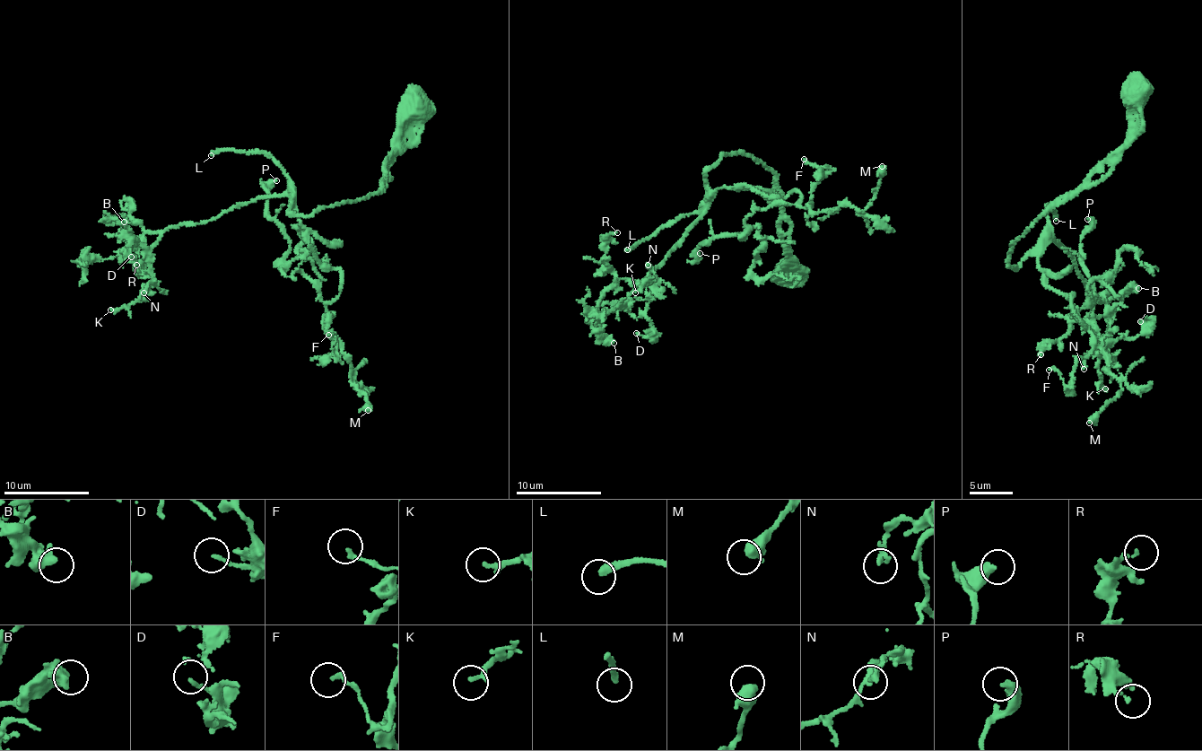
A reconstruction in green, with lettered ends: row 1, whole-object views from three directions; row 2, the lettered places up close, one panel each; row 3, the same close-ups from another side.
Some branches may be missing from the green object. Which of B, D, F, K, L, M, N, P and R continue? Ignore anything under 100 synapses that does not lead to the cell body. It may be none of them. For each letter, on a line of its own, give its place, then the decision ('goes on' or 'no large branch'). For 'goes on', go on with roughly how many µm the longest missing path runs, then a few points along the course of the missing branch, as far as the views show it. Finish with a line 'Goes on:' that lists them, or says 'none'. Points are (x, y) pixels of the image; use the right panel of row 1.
B: at (1138, 288); no large branch
D: at (1140, 321); no large branch
F: at (1049, 370); no large branch
K: at (1105, 388); no large branch
L: at (1056, 221); goes on; about 30 µm are missing; missing branch runs (1056, 221), (1056, 228), (1071, 238), (1069, 275), (1080, 309), (1079, 318), (1074, 322), (1060, 316)
M: at (1089, 423); no large branch
N: at (1084, 369); no large branch
P: at (1087, 219); no large branch
R: at (1040, 354); no large branch
Goes on: L

